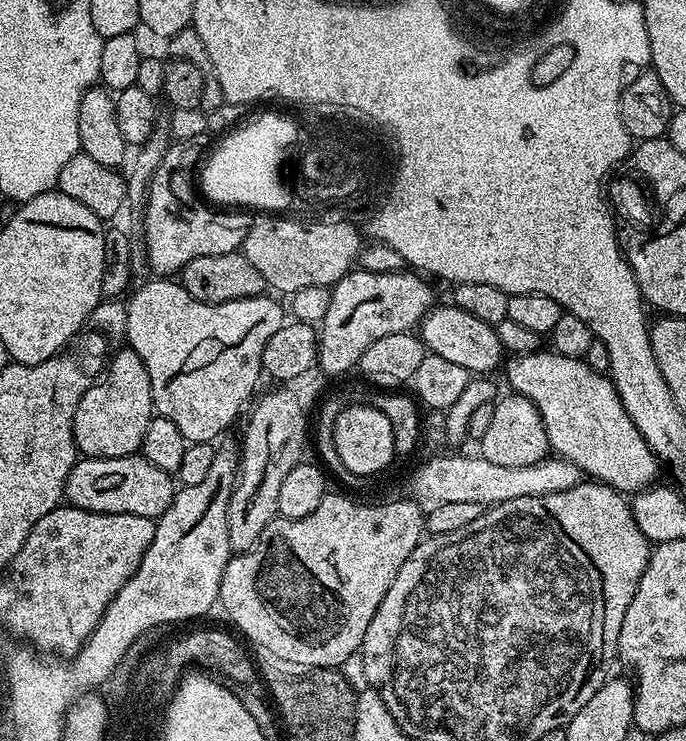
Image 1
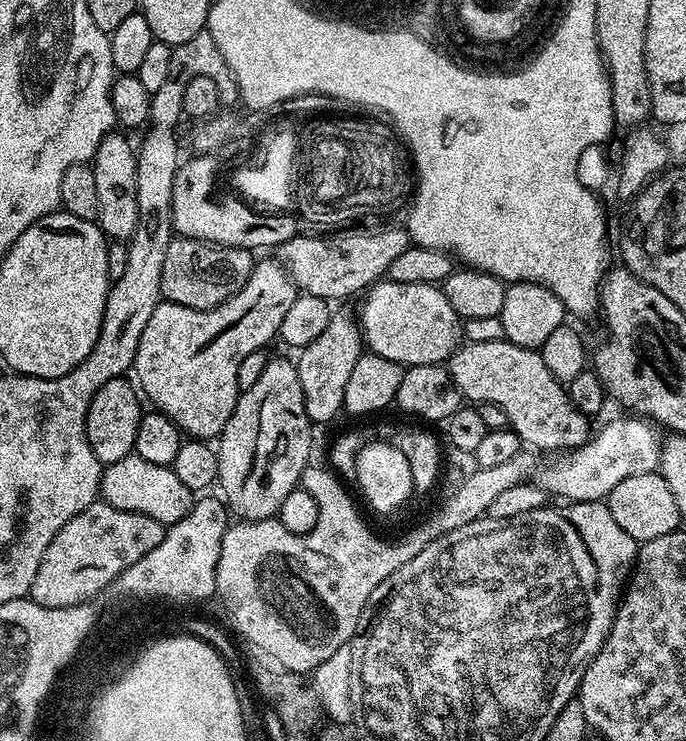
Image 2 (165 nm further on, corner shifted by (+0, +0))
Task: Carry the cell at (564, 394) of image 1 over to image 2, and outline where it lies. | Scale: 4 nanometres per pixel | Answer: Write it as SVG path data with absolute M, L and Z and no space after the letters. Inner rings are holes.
M510 340L465 343L457 348L446 367L461 397L476 406L498 406L502 414L506 414L507 427L517 432L529 449L559 453L587 443L590 440L589 417L577 411L565 385L546 370L546 362L542 362L535 347L523 348L520 344L511 344Z

